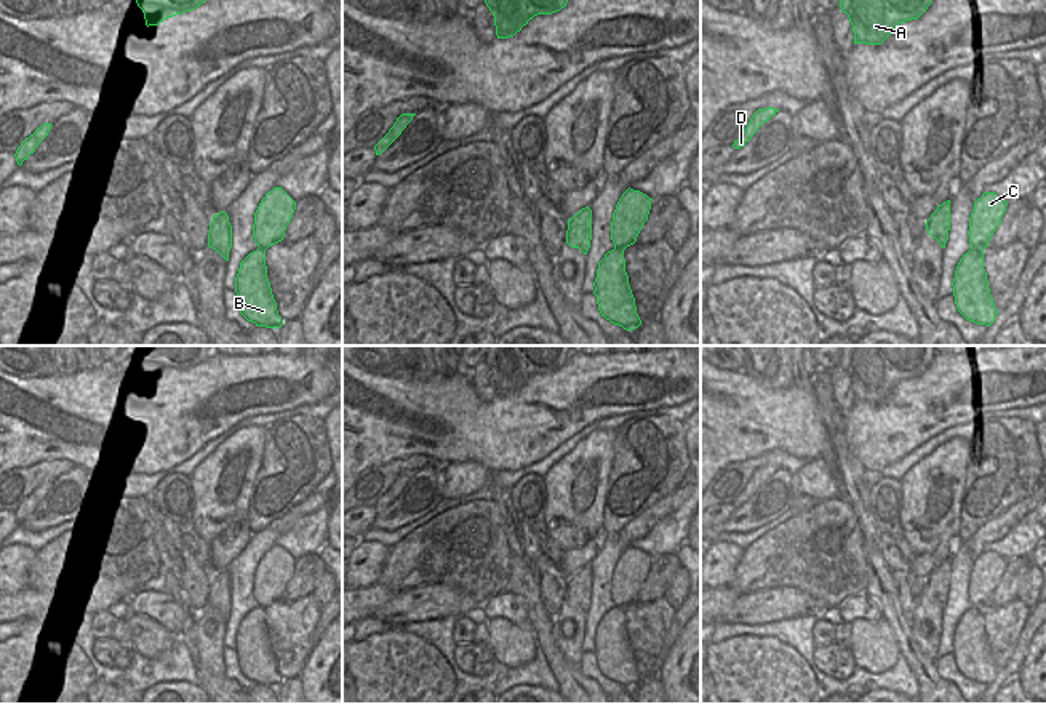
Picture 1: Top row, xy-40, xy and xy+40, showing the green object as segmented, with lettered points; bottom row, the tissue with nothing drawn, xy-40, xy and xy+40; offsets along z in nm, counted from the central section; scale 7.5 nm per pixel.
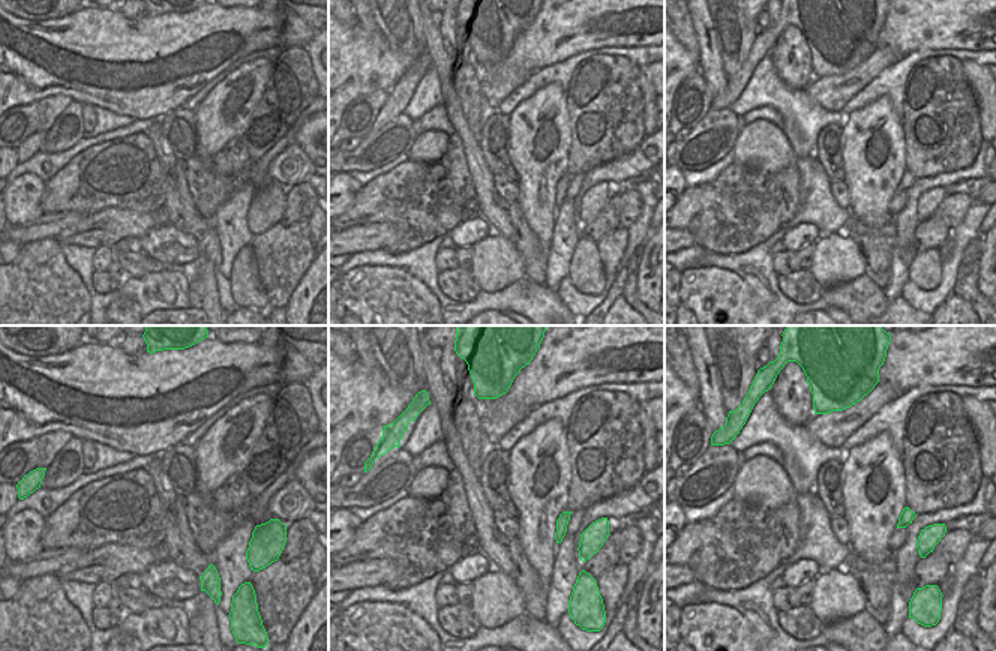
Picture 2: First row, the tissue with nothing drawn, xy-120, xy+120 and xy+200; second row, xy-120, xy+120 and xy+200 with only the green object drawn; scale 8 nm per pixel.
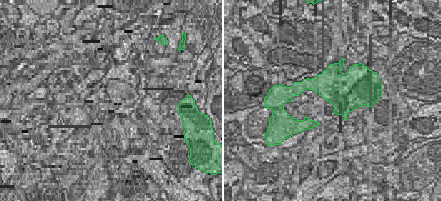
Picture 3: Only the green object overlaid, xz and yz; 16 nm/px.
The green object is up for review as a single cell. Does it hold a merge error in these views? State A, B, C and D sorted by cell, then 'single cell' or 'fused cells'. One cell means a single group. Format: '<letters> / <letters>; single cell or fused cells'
A B C D; single cell

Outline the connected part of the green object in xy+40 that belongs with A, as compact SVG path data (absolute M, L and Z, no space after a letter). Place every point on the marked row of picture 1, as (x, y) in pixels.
M840 0L854 32L854 45L881 45L902 22L918 19L932 0Z

